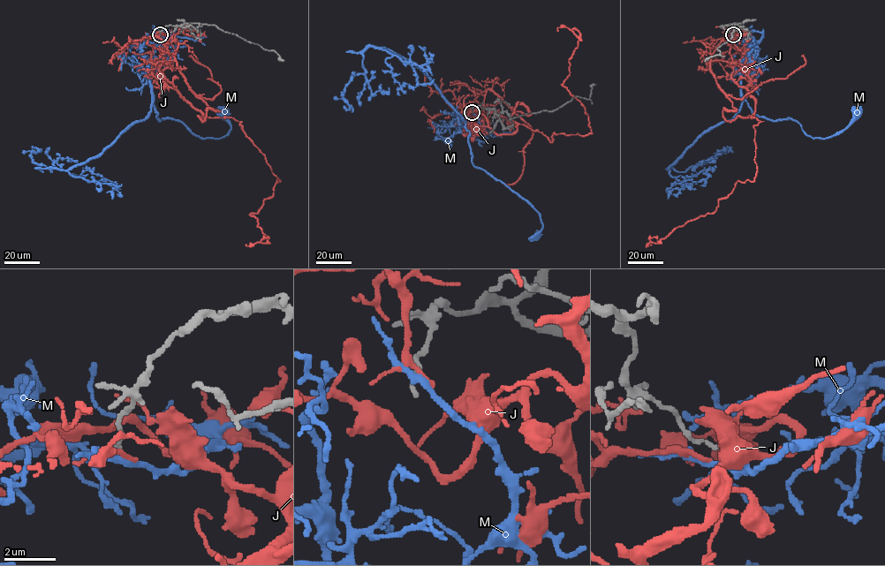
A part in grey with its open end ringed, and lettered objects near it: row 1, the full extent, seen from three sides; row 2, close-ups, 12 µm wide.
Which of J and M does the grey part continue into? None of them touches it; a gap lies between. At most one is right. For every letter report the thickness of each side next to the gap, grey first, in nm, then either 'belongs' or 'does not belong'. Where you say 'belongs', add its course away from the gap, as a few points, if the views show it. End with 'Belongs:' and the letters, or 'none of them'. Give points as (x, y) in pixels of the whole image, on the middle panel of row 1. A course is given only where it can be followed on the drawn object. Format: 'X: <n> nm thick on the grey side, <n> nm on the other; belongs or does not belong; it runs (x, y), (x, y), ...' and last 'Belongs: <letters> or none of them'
J: 150 nm thick on the grey side, 180 nm on the other; does not belong
M: 150 nm thick on the grey side, 240 nm on the other; belongs; it runs (472, 112), (483, 141), (475, 139), (459, 120), (469, 132), (472, 162), (539, 214), (542, 227), (535, 236)
Belongs: M

